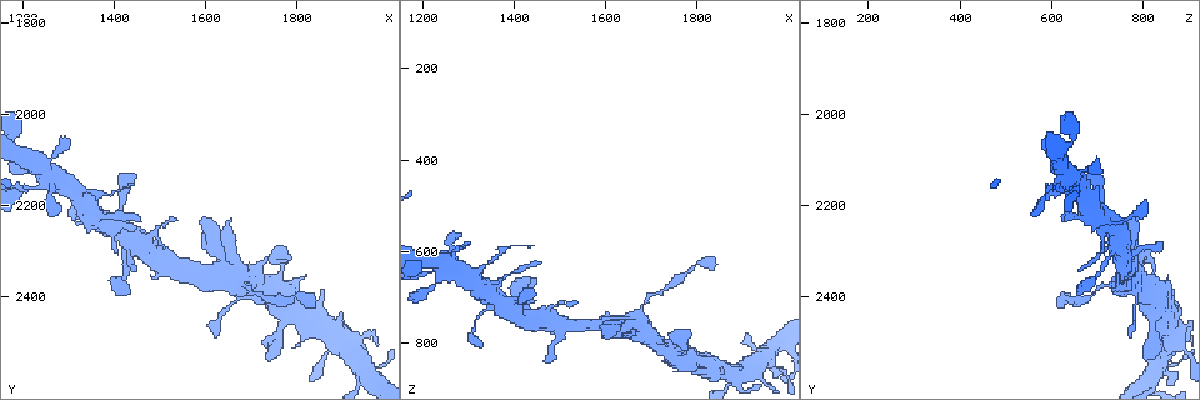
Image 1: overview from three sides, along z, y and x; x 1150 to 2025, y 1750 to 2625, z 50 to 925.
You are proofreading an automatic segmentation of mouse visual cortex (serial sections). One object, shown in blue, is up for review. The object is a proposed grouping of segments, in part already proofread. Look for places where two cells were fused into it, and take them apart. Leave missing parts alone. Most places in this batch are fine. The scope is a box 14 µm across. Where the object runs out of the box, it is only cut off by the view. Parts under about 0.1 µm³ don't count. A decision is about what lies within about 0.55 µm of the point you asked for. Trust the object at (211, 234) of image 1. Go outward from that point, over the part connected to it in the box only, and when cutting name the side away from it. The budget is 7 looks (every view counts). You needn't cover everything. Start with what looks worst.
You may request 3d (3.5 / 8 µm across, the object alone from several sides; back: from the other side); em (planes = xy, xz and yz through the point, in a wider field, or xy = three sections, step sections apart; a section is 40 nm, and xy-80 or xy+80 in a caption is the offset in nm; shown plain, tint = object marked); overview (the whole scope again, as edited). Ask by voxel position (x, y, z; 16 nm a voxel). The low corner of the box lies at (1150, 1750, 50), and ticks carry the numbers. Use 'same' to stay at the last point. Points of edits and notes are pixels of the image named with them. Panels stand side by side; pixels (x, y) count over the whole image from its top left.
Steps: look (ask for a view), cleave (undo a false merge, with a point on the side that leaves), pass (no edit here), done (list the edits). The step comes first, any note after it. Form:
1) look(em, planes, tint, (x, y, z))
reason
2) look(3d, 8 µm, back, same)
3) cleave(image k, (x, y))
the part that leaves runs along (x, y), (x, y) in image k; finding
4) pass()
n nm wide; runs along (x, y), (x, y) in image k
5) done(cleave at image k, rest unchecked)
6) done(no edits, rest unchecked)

look(3d, 3.5 µm, back, (1635, 2340, 765))
abrupt turn

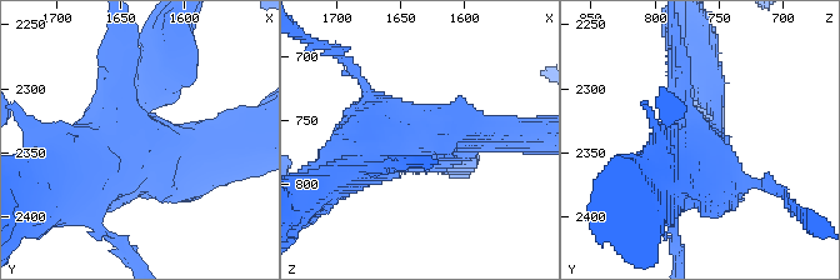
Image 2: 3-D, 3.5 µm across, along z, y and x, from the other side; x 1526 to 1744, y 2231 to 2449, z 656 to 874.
look(em, planes, tint, same)

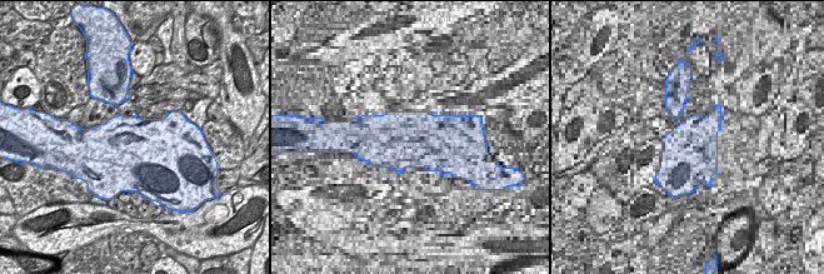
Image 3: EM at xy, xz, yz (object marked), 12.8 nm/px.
look(em, xy, step 5, tint, same)
another direction

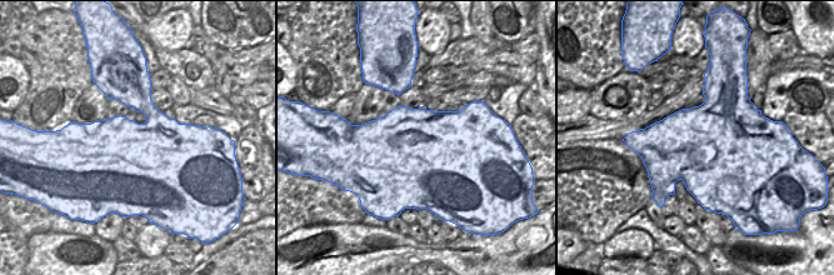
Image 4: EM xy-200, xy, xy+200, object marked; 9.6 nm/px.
pass()
runs along (159, 78), (125, 135), (216, 146) in image 2; continuous, no second cell

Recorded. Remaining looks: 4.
look(3d, 8 µm, (1430, 2300, 740))
narrows sharply

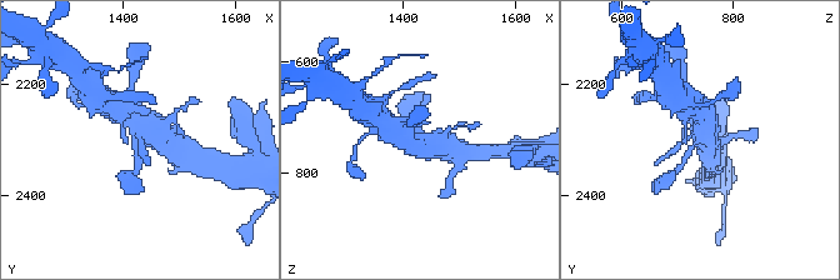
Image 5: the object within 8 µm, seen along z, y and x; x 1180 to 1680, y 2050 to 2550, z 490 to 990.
look(3d, 3.5 µm, back, (1430, 2295, 745))
closer look

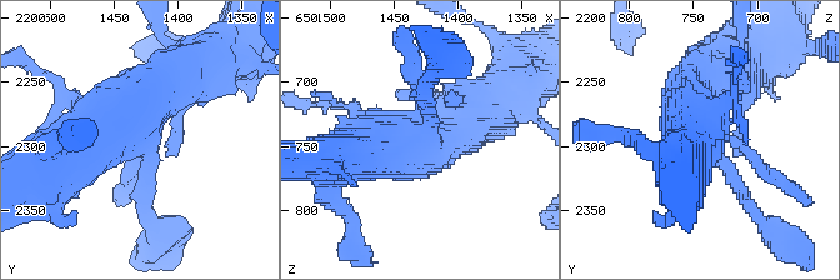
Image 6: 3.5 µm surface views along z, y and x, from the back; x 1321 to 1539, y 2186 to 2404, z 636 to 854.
look(em, xy, step 3, tint, (1426, 2302, 738))
need the tissue

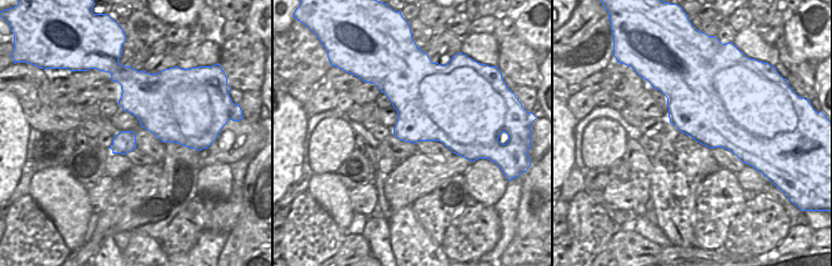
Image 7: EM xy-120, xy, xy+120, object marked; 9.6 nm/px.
pass()
runs along (58, 158), (131, 124), (193, 74) in image 6; all the same cell

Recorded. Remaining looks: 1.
done(no edits, rest unchecked)

